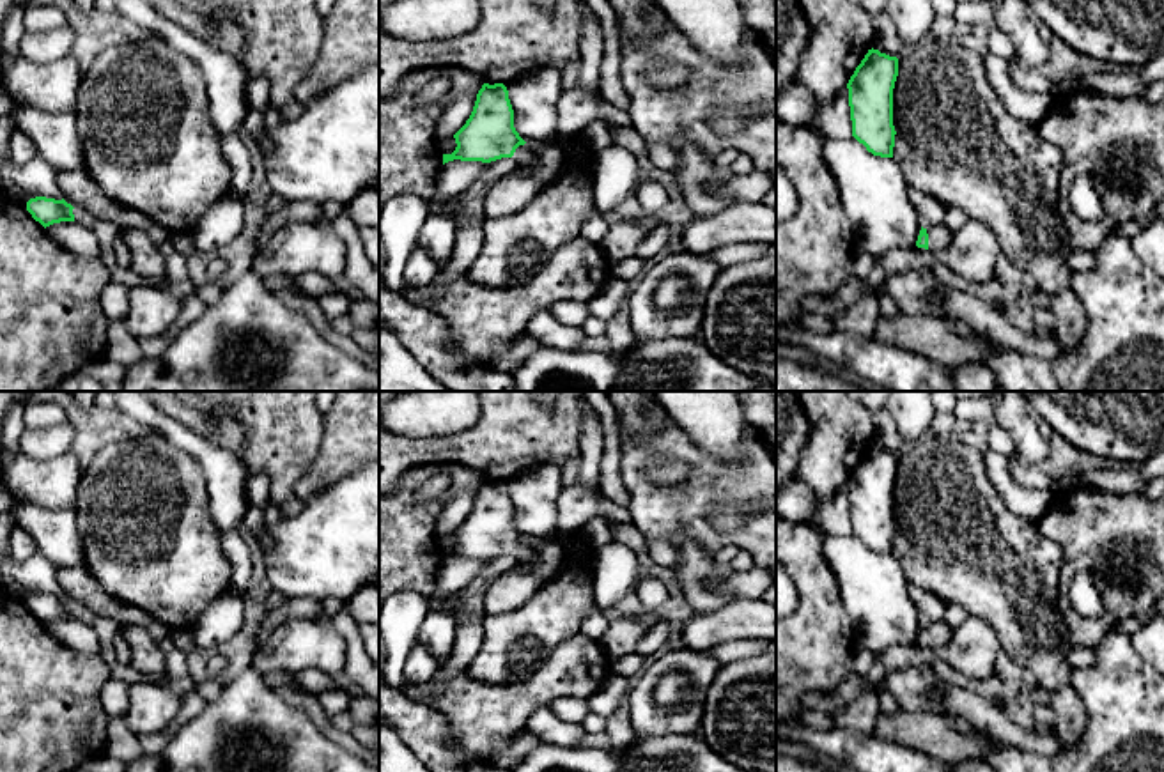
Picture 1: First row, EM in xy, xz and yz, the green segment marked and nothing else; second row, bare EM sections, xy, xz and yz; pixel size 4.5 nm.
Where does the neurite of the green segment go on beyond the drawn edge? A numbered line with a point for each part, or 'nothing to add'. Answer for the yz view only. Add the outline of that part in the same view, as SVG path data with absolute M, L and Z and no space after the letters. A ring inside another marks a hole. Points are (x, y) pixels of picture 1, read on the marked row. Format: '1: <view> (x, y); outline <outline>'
1: yz (939, 236); outline M934 225L927 228L928 234L928 250L941 253L951 241L951 232L944 225Z

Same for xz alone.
1: xz (523, 156); outline M519 145L512 156L519 166L533 166L542 156L533 154L528 145Z

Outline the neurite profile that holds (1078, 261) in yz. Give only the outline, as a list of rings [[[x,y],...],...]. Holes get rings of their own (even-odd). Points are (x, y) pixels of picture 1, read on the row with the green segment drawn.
[[[1070,251],[1067,257],[1067,266],[1075,271],[1088,271],[1097,266],[1095,251]]]

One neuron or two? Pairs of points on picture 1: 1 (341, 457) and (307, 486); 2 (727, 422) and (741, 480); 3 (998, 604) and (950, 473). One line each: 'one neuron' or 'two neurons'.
1: one neuron
2: two neurons
3: one neuron

